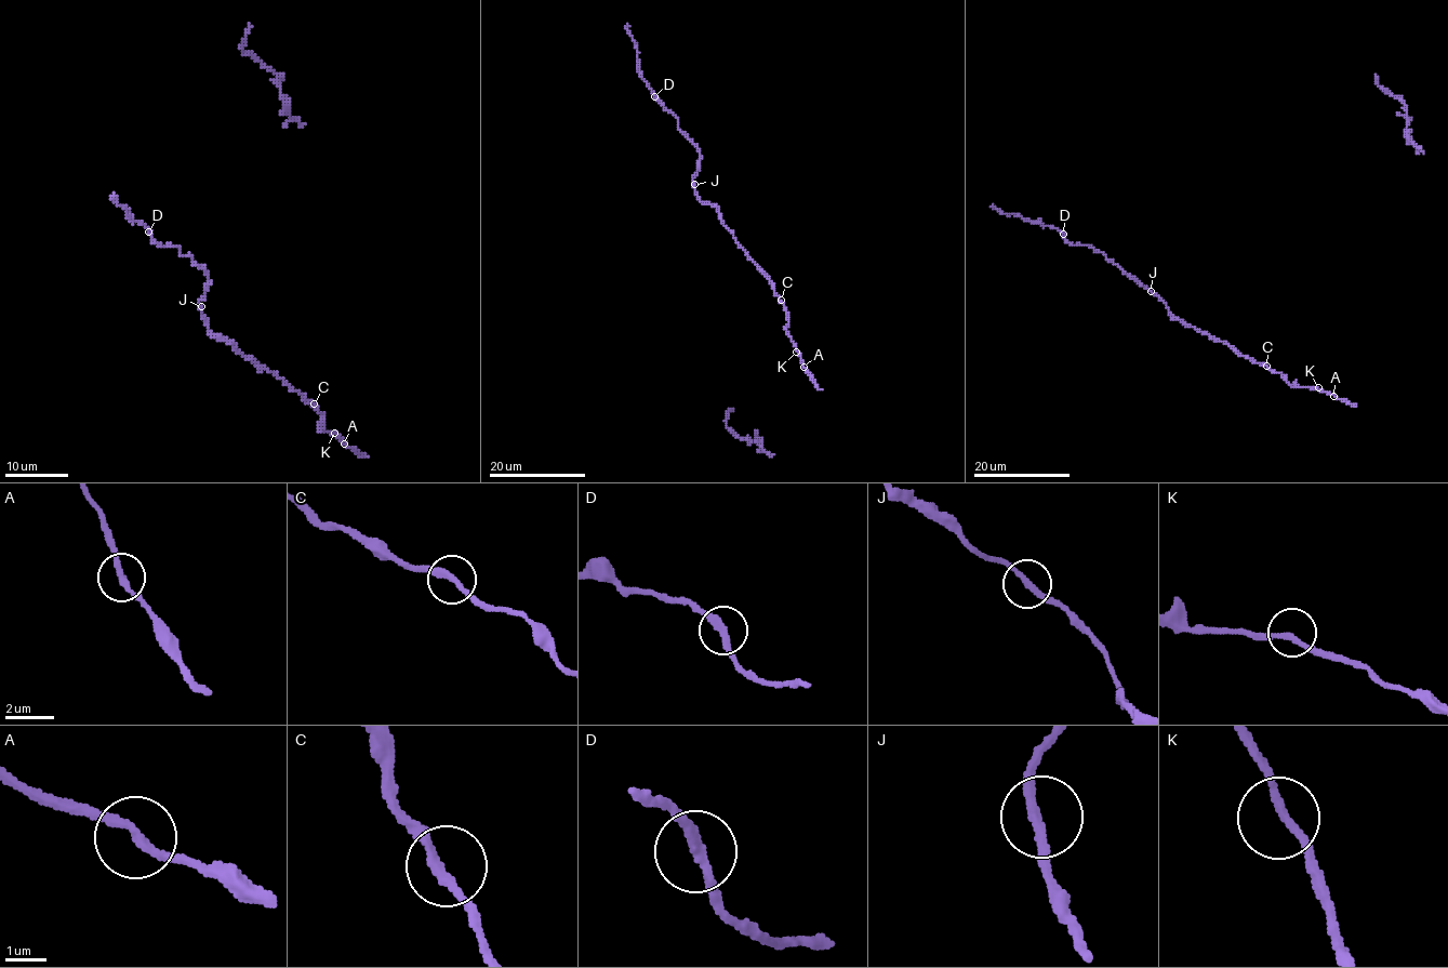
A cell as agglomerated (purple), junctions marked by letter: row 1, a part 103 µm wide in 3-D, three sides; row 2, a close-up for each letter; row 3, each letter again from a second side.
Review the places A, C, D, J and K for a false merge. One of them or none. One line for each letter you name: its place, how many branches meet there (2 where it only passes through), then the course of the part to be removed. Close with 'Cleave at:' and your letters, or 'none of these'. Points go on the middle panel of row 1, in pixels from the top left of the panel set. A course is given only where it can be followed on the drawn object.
Cleave at: none of these

